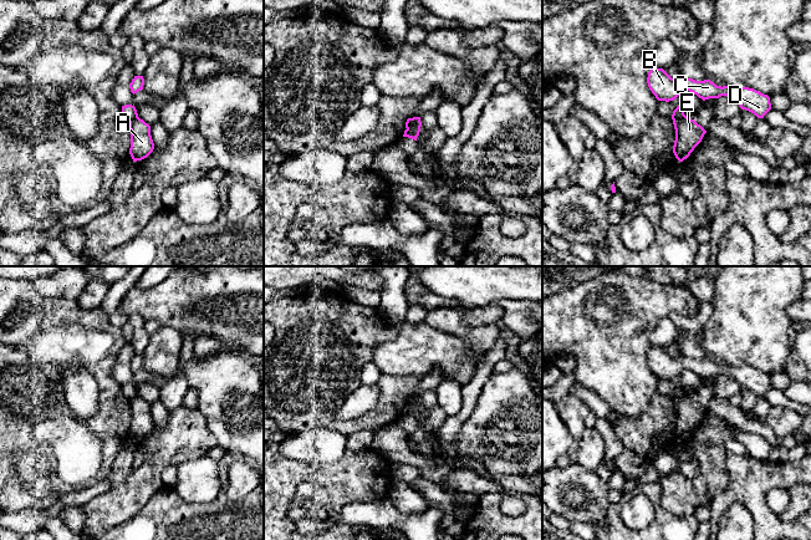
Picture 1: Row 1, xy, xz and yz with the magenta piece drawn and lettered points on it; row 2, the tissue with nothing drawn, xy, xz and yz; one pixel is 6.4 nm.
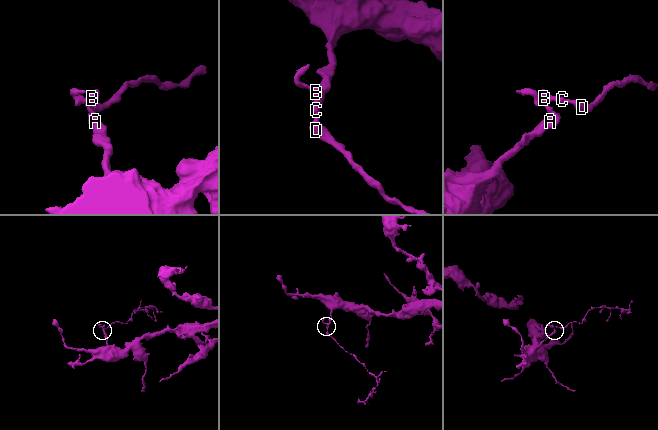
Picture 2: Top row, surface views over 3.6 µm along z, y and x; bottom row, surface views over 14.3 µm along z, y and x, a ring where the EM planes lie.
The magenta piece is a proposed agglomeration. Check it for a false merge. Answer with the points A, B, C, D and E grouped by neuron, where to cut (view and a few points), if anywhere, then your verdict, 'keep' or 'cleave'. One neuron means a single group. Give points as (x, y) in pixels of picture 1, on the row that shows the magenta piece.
groups A E / B C D; cut yz (685, 116), (673, 121); cleave

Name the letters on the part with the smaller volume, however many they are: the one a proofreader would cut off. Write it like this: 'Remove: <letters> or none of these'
Remove: B, C, D

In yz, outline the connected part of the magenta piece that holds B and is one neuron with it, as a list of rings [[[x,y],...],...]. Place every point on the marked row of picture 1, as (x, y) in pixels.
[[[651,68],[647,83],[658,101],[673,101],[682,92],[689,91],[703,101],[726,96],[735,100],[741,109],[754,113],[758,118],[771,109],[770,97],[754,88],[716,86],[710,80],[695,81],[693,78],[672,78],[663,68]]]

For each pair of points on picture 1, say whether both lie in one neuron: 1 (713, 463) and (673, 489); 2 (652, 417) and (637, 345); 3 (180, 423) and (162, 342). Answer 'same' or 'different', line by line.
1: same
2: different
3: different

